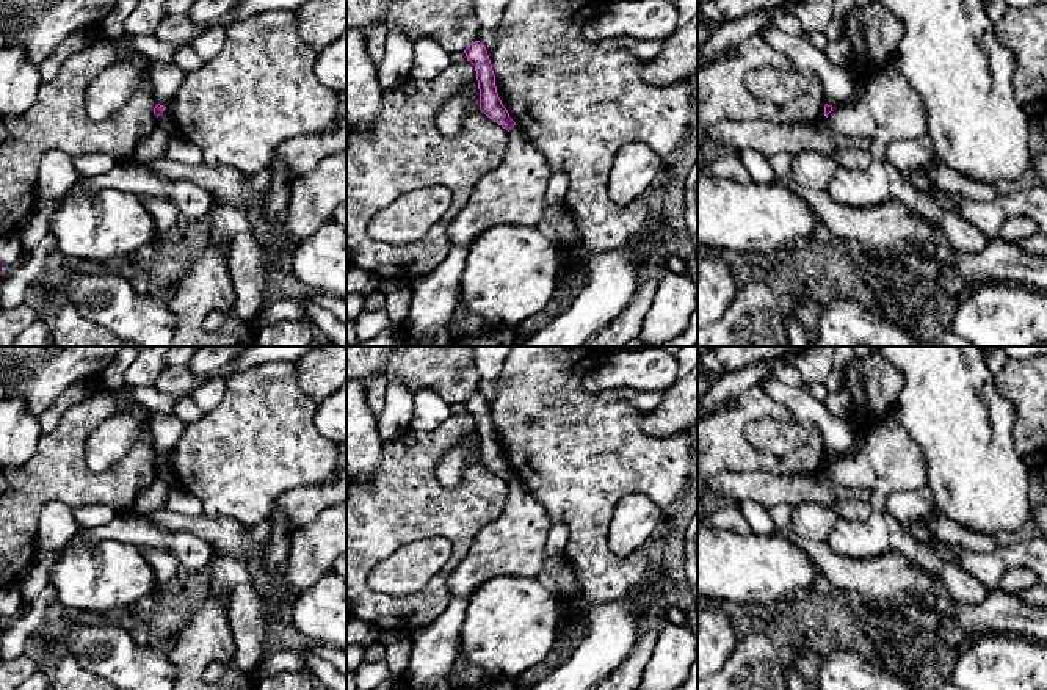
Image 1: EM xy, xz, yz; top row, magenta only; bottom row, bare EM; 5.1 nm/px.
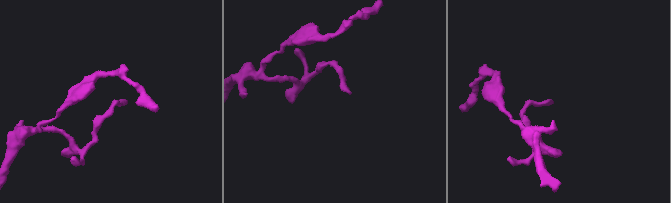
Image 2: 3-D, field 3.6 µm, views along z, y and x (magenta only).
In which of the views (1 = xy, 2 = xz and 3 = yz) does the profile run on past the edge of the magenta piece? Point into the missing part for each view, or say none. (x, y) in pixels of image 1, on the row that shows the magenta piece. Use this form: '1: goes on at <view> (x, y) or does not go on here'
1: does not go on here
2: does not go on here
3: does not go on here

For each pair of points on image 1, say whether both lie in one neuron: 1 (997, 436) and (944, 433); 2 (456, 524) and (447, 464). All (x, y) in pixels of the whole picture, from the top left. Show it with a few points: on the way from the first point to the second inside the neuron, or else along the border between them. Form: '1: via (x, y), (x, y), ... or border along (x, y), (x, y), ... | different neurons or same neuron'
1: via (985, 436), (956, 433) | same neuron
2: border along (475, 460), (455, 486), (445, 486), (434, 472) | different neurons

